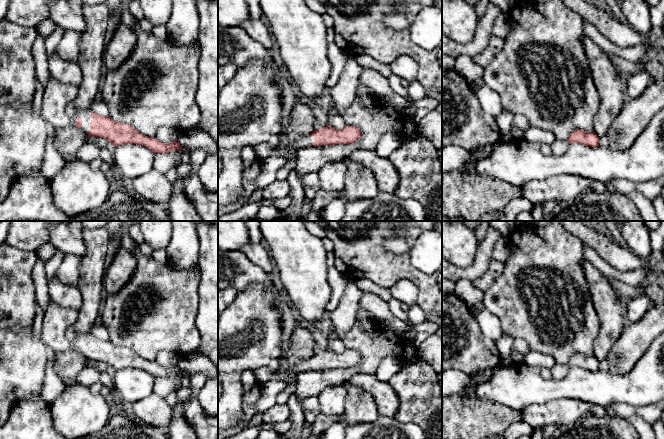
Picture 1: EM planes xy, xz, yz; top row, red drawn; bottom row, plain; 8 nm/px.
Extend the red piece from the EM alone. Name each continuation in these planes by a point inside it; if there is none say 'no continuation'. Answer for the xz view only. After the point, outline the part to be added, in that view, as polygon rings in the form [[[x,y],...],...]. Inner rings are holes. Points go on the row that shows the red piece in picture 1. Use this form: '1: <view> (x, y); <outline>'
1: xz (294, 147); [[[306,136],[305,138],[302,138],[301,140],[298,140],[289,145],[287,148],[284,149],[284,152],[286,154],[296,153],[300,148],[308,146],[313,142],[314,142],[313,136]]]

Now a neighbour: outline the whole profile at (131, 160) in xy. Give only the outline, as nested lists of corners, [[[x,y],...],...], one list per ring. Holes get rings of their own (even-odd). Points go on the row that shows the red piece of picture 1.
[[[123,144],[113,148],[113,164],[128,178],[136,178],[153,170],[155,154],[137,144]]]

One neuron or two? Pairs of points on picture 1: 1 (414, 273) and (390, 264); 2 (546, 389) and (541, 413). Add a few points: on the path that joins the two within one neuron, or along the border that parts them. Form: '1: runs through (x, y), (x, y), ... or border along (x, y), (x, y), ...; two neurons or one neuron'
1: runs through (408, 271), (396, 267); one neuron
2: border along (566, 398), (532, 404), (521, 411); two neurons

